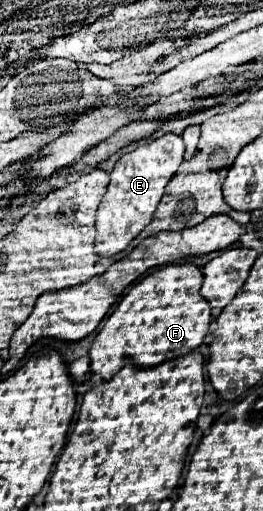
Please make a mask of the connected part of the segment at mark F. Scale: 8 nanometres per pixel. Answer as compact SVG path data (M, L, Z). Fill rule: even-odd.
M185 263L161 267L135 283L129 293L123 295L89 349L91 373L109 381L123 369L125 359L147 369L195 351L203 343L211 323L211 305L207 305L199 293L201 281L201 271L195 265Z

